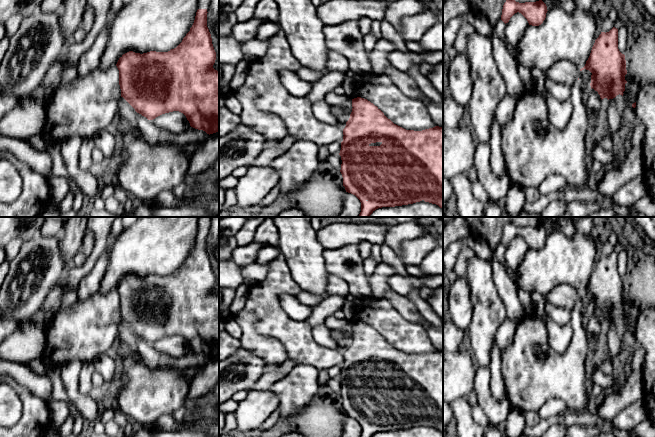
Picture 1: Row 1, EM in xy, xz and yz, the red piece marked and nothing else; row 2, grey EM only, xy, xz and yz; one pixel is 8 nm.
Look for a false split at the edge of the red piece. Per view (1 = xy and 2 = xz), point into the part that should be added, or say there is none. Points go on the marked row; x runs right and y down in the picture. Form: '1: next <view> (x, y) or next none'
1: next xy (202, 4)
2: next none

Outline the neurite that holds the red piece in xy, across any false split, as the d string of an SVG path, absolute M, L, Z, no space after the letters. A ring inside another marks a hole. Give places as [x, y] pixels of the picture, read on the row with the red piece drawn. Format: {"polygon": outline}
{"polygon": "M198 0L194 23L176 48L143 54L129 51L119 58L116 66L121 97L148 120L179 111L186 116L191 127L209 135L219 132L219 71L213 68L216 52L207 27L210 1Z"}

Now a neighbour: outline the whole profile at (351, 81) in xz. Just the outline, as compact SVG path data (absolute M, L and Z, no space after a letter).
M350 70L345 72L342 86L345 90L345 95L349 99L356 98L356 88L362 82L362 76Z

